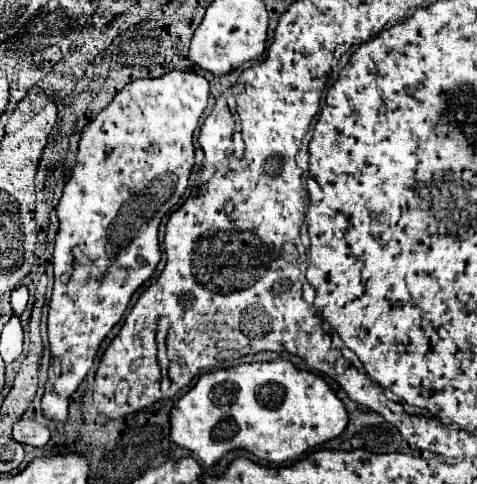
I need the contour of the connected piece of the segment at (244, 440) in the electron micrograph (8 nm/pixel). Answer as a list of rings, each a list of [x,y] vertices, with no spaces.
[[[286,358],[268,362],[238,364],[232,368],[220,368],[204,372],[196,386],[190,388],[170,412],[170,440],[182,448],[194,452],[206,466],[218,462],[228,450],[248,450],[260,460],[282,464],[298,458],[304,450],[324,444],[344,432],[348,424],[348,412],[334,390],[310,370],[296,368]]]

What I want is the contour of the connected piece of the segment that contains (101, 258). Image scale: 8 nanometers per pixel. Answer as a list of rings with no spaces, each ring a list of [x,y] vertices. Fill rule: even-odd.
[[[170,70],[168,74],[160,76],[160,78],[154,78],[154,80],[132,80],[128,82],[116,96],[114,100],[94,118],[90,120],[82,134],[80,134],[80,142],[78,142],[78,152],[76,152],[76,164],[70,172],[70,178],[64,186],[64,192],[62,192],[62,198],[58,202],[58,218],[60,218],[60,230],[58,230],[58,236],[56,236],[56,246],[54,246],[54,292],[52,292],[52,298],[50,298],[50,308],[48,308],[48,340],[50,340],[50,352],[52,352],[52,364],[50,364],[50,370],[48,370],[48,382],[46,382],[46,392],[42,396],[42,412],[48,420],[52,422],[66,422],[68,418],[68,396],[66,394],[72,394],[78,384],[86,378],[88,370],[92,368],[94,364],[94,358],[98,354],[98,348],[100,348],[100,342],[104,340],[104,336],[112,330],[112,326],[122,318],[132,294],[154,274],[158,262],[160,262],[160,246],[158,246],[158,226],[160,226],[160,220],[162,220],[162,214],[166,214],[168,210],[172,210],[182,194],[186,192],[186,186],[188,186],[188,176],[192,172],[192,166],[194,166],[194,130],[200,122],[200,116],[204,112],[204,108],[208,106],[208,98],[210,98],[210,90],[208,90],[208,80],[196,72],[182,72],[182,70]],[[74,246],[78,246],[78,250],[82,252],[80,258],[76,256],[74,258]],[[58,378],[70,378],[70,392],[66,392],[68,388],[64,388],[58,380]]]

